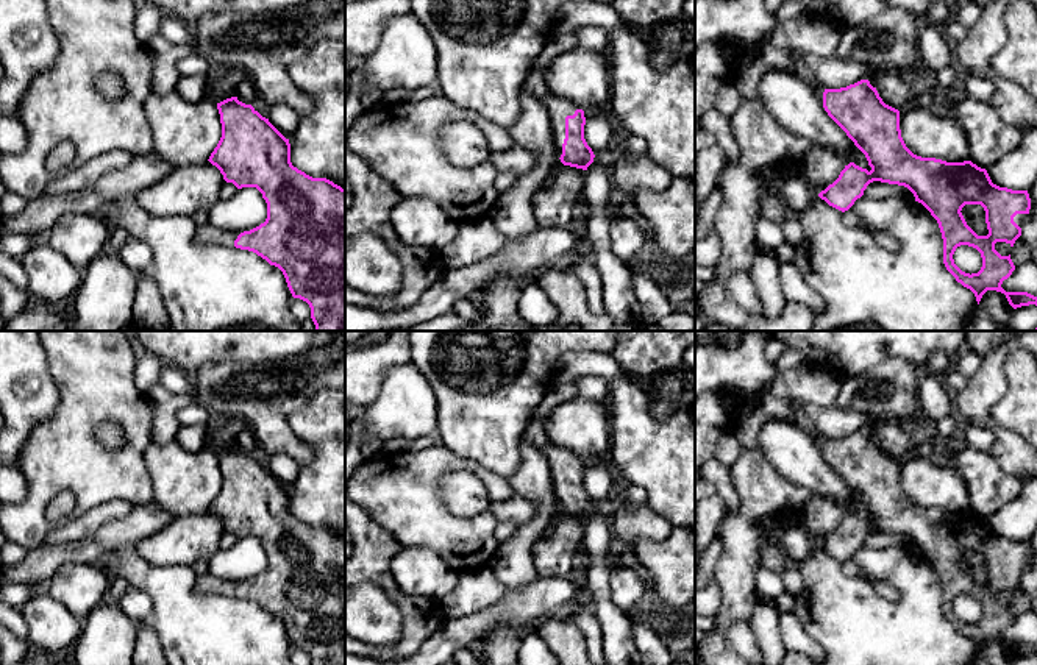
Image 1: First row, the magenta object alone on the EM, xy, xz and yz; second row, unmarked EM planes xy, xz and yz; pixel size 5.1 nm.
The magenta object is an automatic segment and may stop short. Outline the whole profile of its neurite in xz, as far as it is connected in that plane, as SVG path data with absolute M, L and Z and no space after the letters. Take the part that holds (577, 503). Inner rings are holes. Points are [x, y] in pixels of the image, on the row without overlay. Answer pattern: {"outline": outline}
{"outline": "M575 381L553 382L525 429L523 439L547 457L561 512L587 520L595 504L584 489L584 461L565 448L556 446L547 434L548 415L562 403L575 398Z"}

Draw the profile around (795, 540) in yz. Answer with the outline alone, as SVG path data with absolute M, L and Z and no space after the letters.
M801 506L787 509L792 517L786 528L775 537L792 564L803 564L809 559L815 543L804 525L804 514Z

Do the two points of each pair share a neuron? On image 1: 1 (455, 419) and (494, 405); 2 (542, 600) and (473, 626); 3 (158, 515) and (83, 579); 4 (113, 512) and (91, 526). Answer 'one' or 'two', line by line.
1: one
2: one
3: two
4: one

